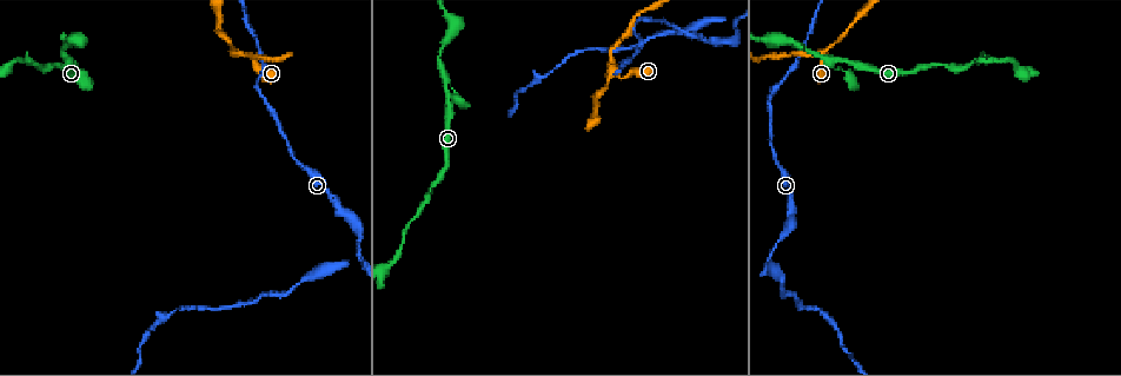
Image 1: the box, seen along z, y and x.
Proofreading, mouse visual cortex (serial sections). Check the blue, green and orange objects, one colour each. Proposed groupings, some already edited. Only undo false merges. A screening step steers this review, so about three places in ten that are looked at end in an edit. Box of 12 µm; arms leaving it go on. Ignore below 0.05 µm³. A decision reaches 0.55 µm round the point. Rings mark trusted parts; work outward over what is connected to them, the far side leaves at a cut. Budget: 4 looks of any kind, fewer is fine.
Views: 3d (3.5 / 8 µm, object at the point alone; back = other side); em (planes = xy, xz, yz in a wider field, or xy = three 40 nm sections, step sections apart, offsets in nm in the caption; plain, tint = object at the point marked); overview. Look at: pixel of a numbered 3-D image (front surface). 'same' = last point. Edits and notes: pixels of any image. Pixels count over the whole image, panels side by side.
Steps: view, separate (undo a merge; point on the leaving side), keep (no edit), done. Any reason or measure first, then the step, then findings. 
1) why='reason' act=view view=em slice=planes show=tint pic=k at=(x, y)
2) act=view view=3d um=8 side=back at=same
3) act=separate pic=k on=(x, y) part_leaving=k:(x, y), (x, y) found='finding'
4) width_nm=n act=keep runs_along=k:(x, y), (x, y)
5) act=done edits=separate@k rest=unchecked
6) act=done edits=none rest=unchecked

why='narrows sharply' act=view view=3d um=3.5 pic=1 at=(829, 60)

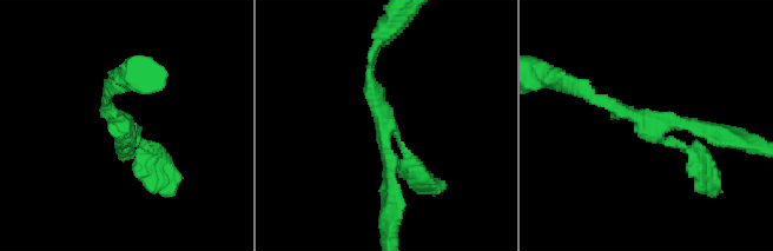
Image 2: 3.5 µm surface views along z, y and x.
act=view view=em slice=xy step=3 show=tint pic=2 at=(124, 120)

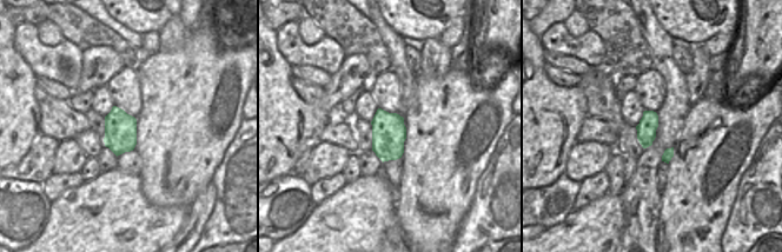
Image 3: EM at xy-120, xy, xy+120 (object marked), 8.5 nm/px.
arms=3 act=keep runs_along=2:(726, 136), (590, 96) found='one cell here'

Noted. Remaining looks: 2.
why='sharp bend' act=view view=3d um=3.5 side=back pic=1 at=(616, 75)

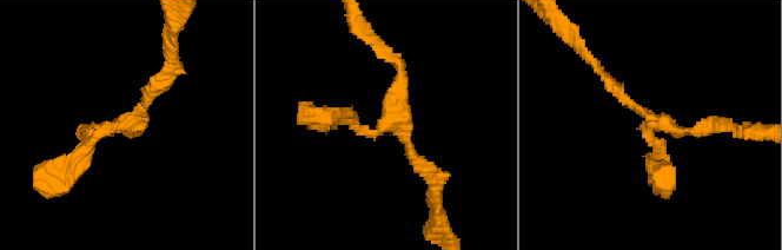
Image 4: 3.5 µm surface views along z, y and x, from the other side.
arms=3 arm_widths_nm=150,150,200 act=view view=em slice=xy step=1 show=tint pic=4 at=(653, 125)

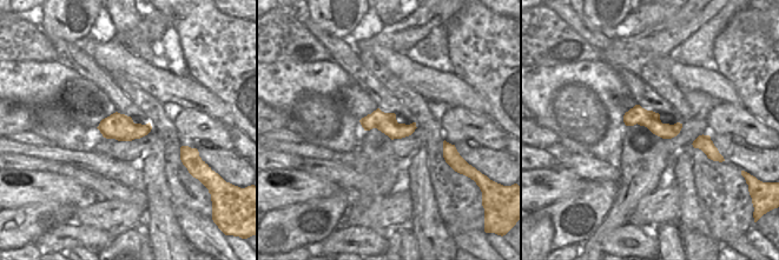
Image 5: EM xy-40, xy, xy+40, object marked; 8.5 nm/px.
act=keep runs_along=5:(626, 118), (678, 127) found='all the same cell'

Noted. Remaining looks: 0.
act=done edits=none rest=unchecked

